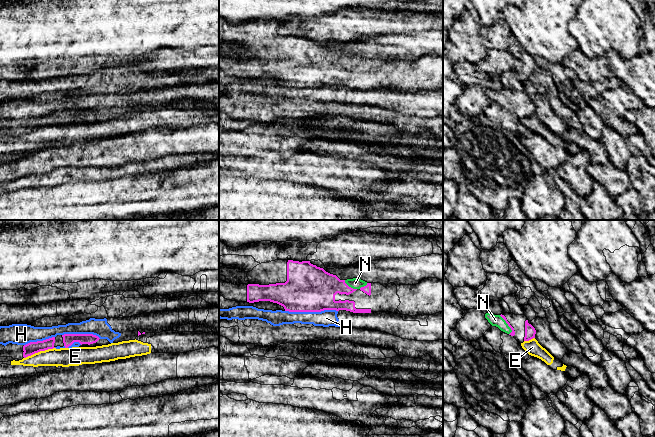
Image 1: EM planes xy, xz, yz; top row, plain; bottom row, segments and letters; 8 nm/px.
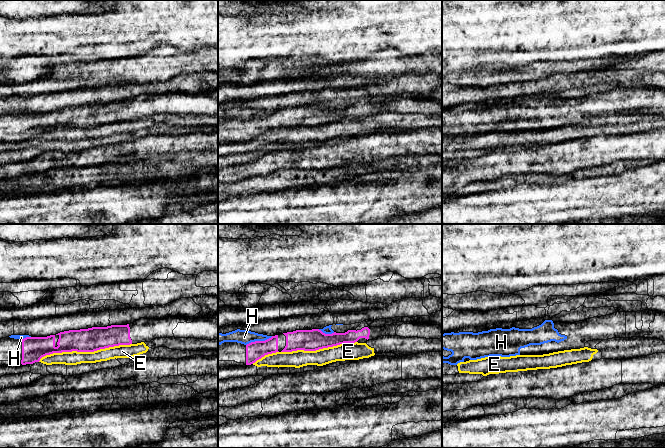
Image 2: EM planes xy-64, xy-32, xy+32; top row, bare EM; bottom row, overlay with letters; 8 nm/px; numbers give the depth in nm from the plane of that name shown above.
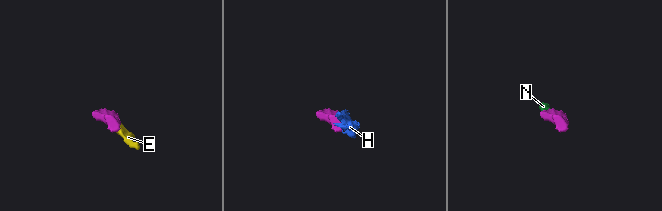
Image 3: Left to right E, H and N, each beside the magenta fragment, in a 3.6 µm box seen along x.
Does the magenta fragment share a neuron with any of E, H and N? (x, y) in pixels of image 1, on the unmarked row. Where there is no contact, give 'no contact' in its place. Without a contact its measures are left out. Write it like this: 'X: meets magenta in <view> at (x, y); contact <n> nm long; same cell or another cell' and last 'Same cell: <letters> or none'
E: meets magenta in xy at (39, 127); contact 260 nm long; another cell
H: meets magenta in xz at (311, 87); contact 420 nm long; another cell
N: meets magenta in yz at (508, 101); contact 180 nm long; same cell
Same cell: N

